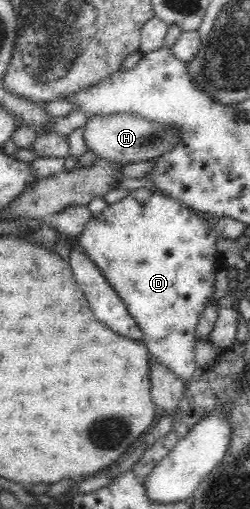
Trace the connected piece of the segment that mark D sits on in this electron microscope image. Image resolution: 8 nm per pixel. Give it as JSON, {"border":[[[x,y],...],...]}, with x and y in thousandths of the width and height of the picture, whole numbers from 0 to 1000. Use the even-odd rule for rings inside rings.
{"border":[[[560,369],[512,379],[460,403],[424,405],[388,426],[368,424],[344,438],[336,454],[312,464],[244,458],[192,438],[132,436],[112,458],[96,458],[76,470],[200,489],[224,473],[244,477],[260,473],[284,495],[324,493],[364,509],[436,562],[472,576],[472,585],[504,599],[516,619],[548,635],[552,646],[568,652],[564,672],[584,680],[596,699],[648,721],[668,721],[688,737],[748,752],[796,733],[780,711],[784,639],[816,607],[848,595],[844,589],[860,591],[864,536],[904,527],[864,487],[868,466],[844,438],[724,393]]]}

